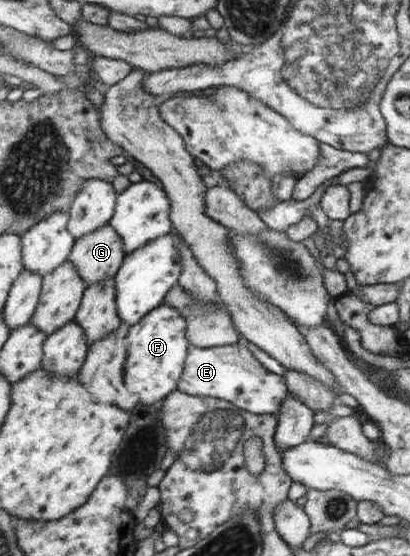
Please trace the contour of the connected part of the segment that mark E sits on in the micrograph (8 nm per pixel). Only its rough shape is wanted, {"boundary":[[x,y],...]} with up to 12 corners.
{"boundary":[[245,341],[190,346],[177,391],[279,415],[286,378]]}

